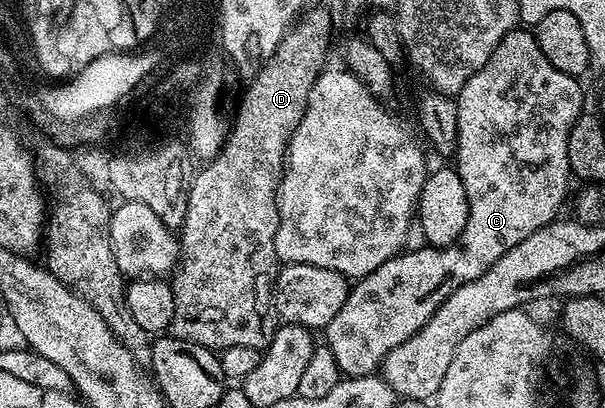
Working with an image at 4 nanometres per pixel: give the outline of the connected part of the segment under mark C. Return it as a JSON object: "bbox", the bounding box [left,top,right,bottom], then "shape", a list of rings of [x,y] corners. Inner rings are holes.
{"bbox":[326,27,585,378],"shape":[[[523,27],[511,29],[502,39],[502,43],[498,43],[498,47],[494,47],[494,55],[490,55],[486,67],[482,67],[482,71],[478,71],[474,75],[470,75],[470,79],[466,79],[466,83],[454,97],[457,105],[457,145],[454,154],[454,168],[456,174],[462,179],[462,187],[466,187],[466,199],[468,200],[466,227],[462,231],[462,235],[458,235],[458,239],[449,245],[397,253],[395,257],[382,263],[382,267],[370,271],[370,275],[359,278],[349,288],[346,303],[342,303],[342,311],[338,311],[338,315],[334,315],[334,319],[330,319],[330,323],[326,327],[328,350],[334,355],[340,372],[345,378],[373,376],[381,368],[384,357],[390,355],[390,351],[394,351],[394,347],[406,343],[406,339],[410,339],[410,335],[414,335],[419,329],[426,327],[426,323],[430,323],[434,311],[438,311],[438,307],[442,307],[442,303],[446,303],[446,299],[450,295],[454,295],[454,291],[458,291],[466,283],[478,279],[478,275],[486,275],[486,271],[490,271],[490,267],[494,267],[494,263],[498,263],[498,259],[502,259],[502,255],[506,255],[506,251],[510,251],[512,247],[522,243],[522,239],[534,235],[534,231],[551,225],[553,221],[557,220],[559,213],[556,212],[564,205],[564,196],[568,193],[568,181],[570,182],[572,172],[566,155],[566,139],[570,139],[570,127],[574,127],[578,115],[585,108],[584,93],[580,90],[580,84],[581,82],[577,78],[558,71],[558,67],[554,67],[554,63],[550,63],[550,59],[546,59],[546,55],[542,55],[542,47],[538,47],[535,32],[528,30],[527,33]]]}

